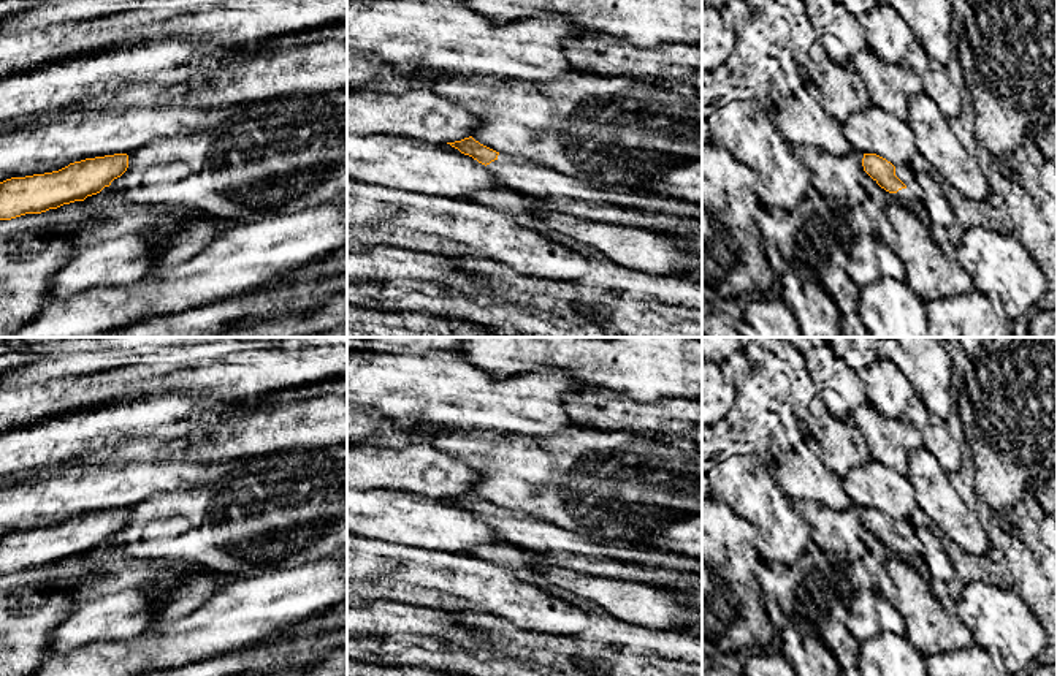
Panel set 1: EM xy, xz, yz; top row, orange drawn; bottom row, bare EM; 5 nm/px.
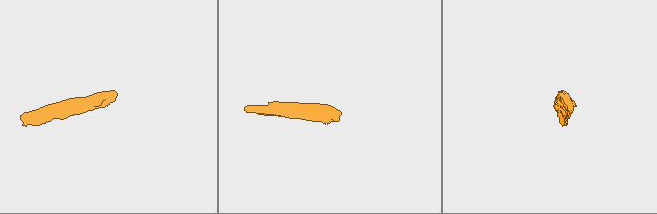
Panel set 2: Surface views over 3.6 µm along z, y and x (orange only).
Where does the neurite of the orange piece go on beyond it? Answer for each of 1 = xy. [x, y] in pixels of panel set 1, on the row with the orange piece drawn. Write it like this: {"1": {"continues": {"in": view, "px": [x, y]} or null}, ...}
{"1": {"continues": null}}

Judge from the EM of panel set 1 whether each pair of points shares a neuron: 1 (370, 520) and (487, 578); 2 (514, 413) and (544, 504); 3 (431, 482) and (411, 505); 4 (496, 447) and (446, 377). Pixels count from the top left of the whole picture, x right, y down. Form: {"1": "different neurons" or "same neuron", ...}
{"1": "different neurons", "2": "different neurons", "3": "different neurons", "4": "different neurons"}

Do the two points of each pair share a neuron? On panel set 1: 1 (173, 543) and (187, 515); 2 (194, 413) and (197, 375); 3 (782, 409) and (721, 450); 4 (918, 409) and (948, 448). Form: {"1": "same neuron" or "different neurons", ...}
{"1": "same neuron", "2": "different neurons", "3": "different neurons", "4": "same neuron"}

